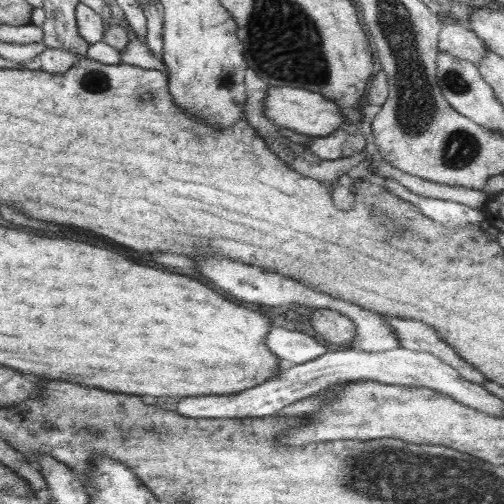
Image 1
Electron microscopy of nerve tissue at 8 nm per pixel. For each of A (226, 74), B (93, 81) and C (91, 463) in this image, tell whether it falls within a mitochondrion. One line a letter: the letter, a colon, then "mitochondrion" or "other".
A: mitochondrion
B: mitochondrion
C: other

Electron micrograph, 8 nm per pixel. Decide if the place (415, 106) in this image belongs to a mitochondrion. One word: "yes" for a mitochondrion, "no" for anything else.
yes

